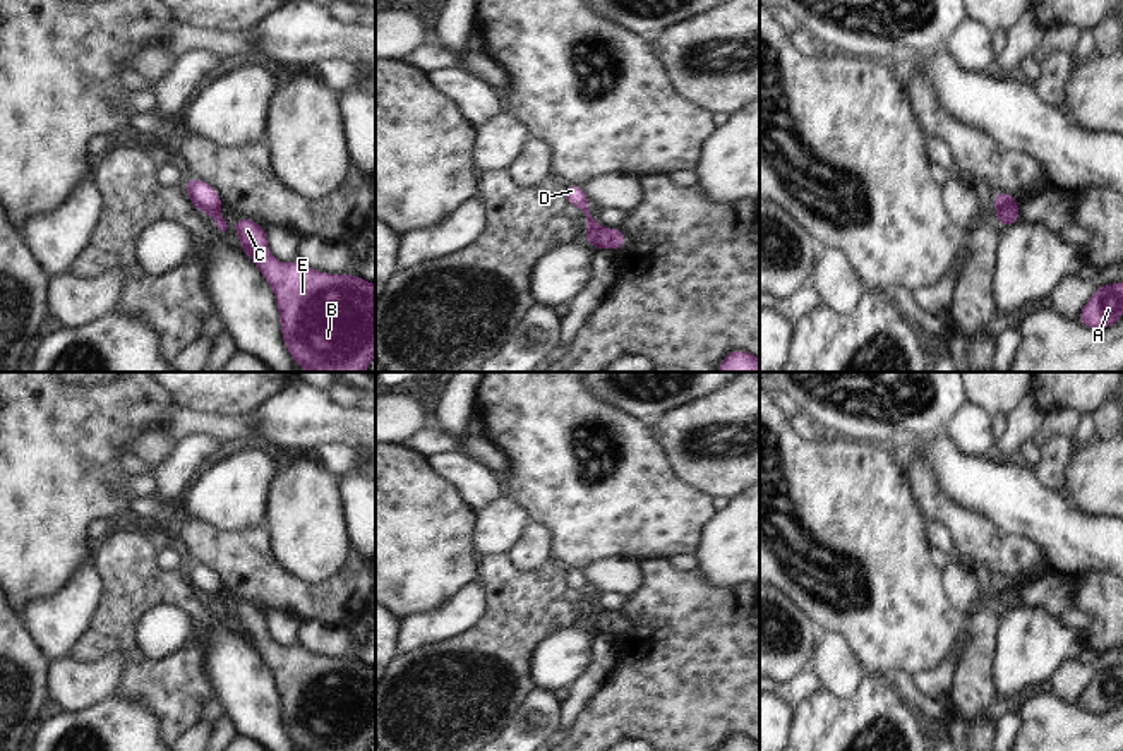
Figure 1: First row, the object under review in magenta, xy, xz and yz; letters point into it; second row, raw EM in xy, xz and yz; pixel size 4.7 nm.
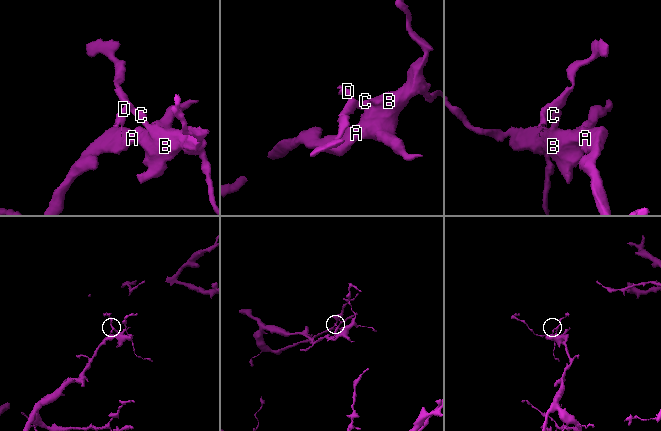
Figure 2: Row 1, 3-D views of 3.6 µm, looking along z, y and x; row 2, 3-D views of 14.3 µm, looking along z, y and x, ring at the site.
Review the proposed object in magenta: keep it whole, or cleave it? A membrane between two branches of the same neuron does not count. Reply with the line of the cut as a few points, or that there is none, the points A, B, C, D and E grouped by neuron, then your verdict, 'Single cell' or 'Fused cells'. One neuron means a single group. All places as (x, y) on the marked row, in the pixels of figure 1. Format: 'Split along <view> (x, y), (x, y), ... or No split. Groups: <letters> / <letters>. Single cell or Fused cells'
Split along xz (599, 225), (592, 246). Groups: A B C E / D. Fused cells.

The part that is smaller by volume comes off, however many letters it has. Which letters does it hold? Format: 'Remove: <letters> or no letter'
Remove: D.

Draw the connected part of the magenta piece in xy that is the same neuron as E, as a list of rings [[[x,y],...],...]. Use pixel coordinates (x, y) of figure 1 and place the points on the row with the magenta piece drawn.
[[[237,216],[238,247],[259,267],[274,291],[281,336],[297,363],[309,372],[365,372],[375,355],[375,285],[360,274],[324,274],[298,259],[288,264],[276,261],[267,250],[266,228]]]

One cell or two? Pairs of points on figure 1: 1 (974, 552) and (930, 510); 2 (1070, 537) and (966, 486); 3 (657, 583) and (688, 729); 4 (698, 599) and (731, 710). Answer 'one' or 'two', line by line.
1: one
2: one
3: one
4: one

